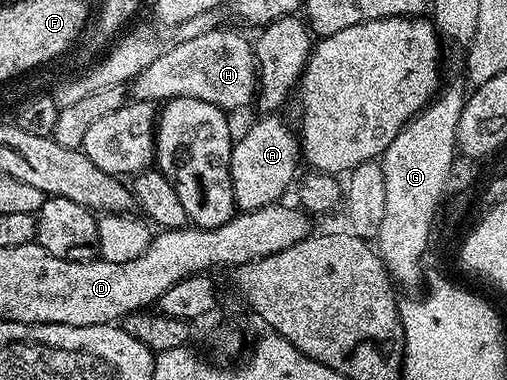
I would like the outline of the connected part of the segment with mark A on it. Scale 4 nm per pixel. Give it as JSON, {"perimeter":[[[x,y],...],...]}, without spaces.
{"perimeter":[[[263,115],[247,129],[243,138],[236,140],[231,146],[231,182],[233,183],[233,195],[235,207],[239,211],[263,209],[266,205],[274,205],[284,200],[283,192],[291,185],[295,172],[301,166],[301,150],[296,130],[291,129],[279,118],[279,115]]]}

